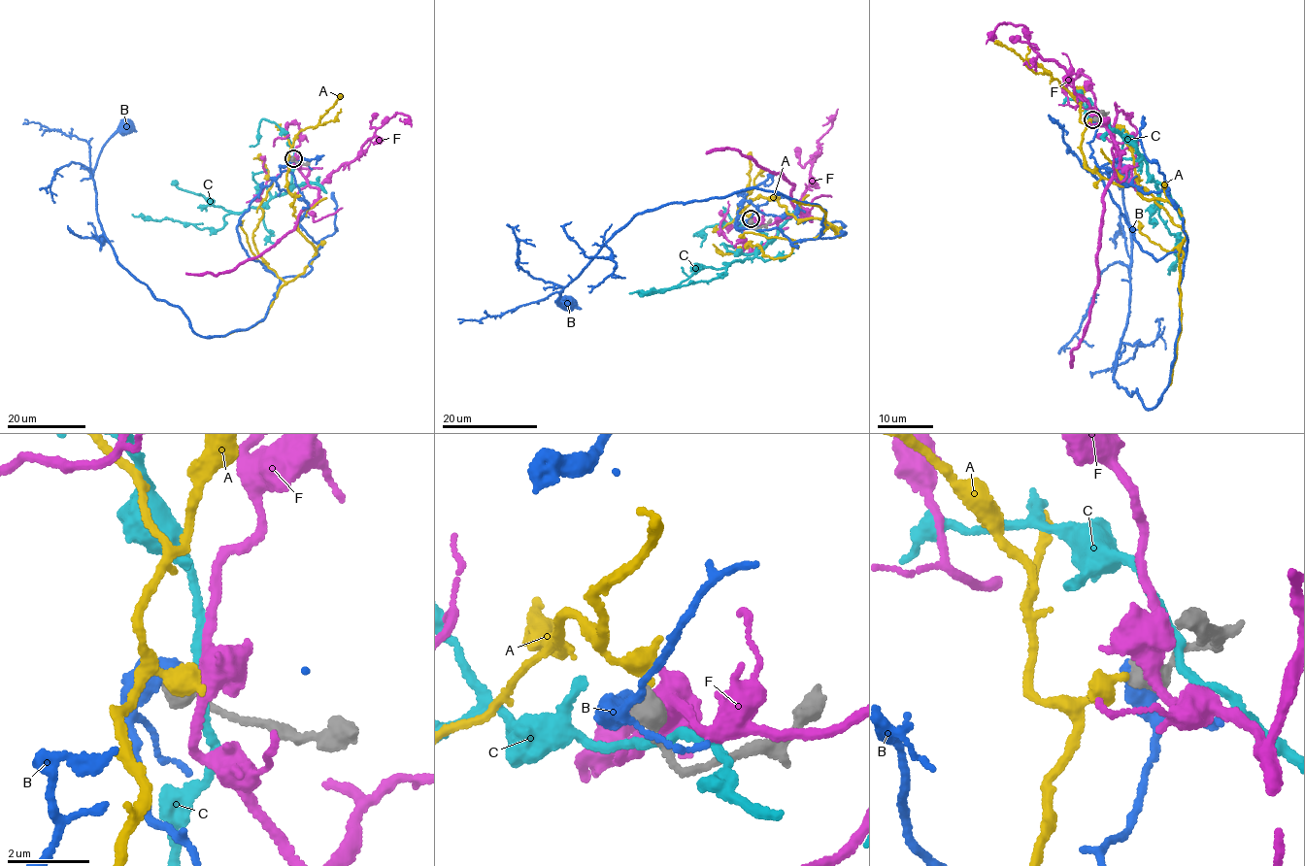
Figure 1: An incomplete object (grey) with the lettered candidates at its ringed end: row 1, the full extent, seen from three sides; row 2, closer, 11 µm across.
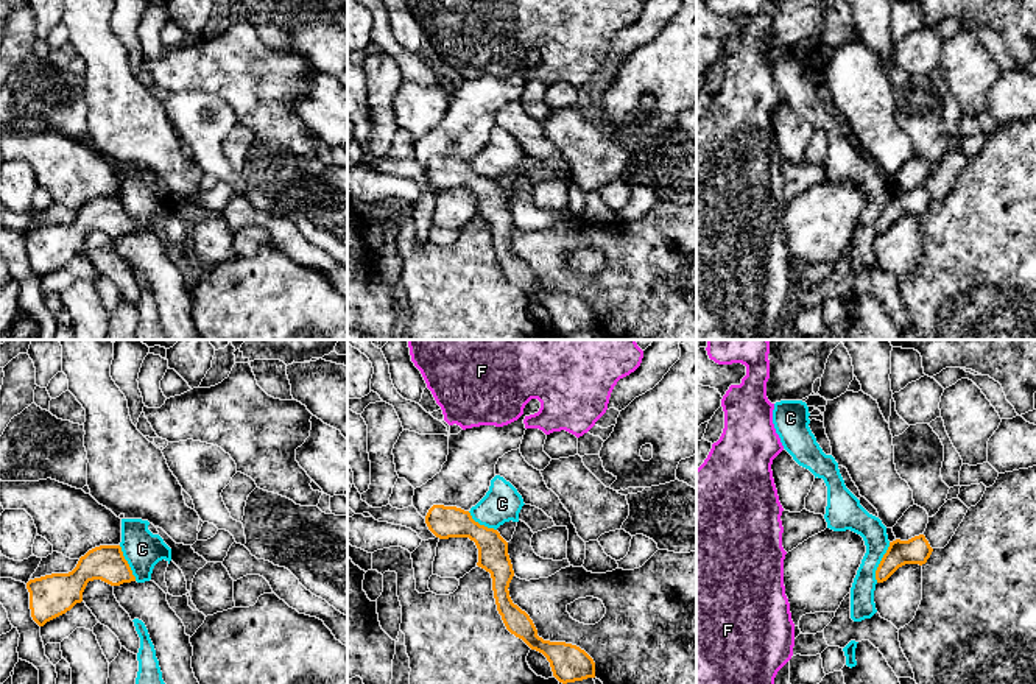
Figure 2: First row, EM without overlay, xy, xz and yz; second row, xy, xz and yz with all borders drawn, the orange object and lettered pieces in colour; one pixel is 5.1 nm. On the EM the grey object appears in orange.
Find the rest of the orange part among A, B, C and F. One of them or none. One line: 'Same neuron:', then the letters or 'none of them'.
Same neuron: A

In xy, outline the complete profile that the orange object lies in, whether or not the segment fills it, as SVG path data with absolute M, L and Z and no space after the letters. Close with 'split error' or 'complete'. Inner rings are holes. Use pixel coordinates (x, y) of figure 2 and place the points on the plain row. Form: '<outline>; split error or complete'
M100 196L79 209L69 224L51 224L30 231L30 260L33 271L44 277L83 252L89 232L101 231L111 237L136 232L120 196Z; complete

